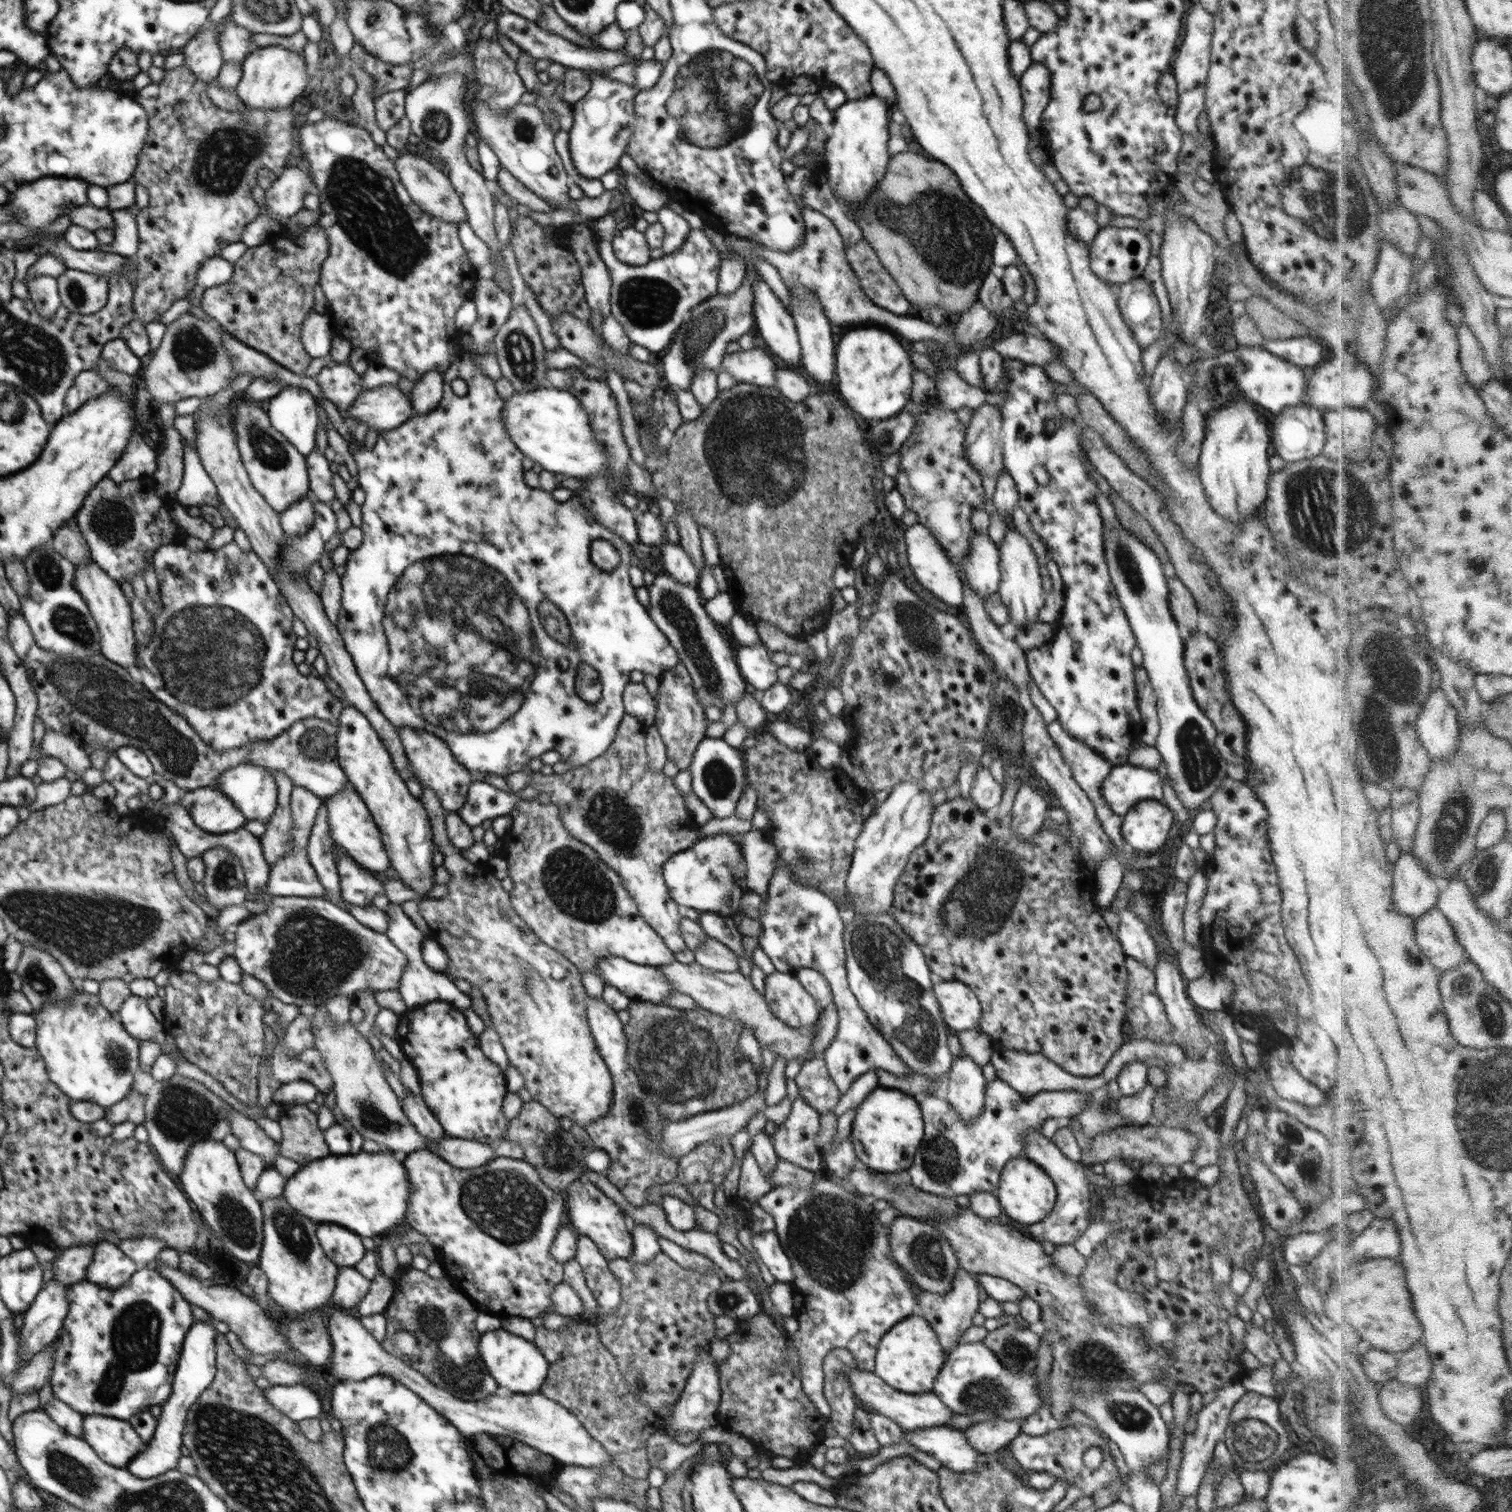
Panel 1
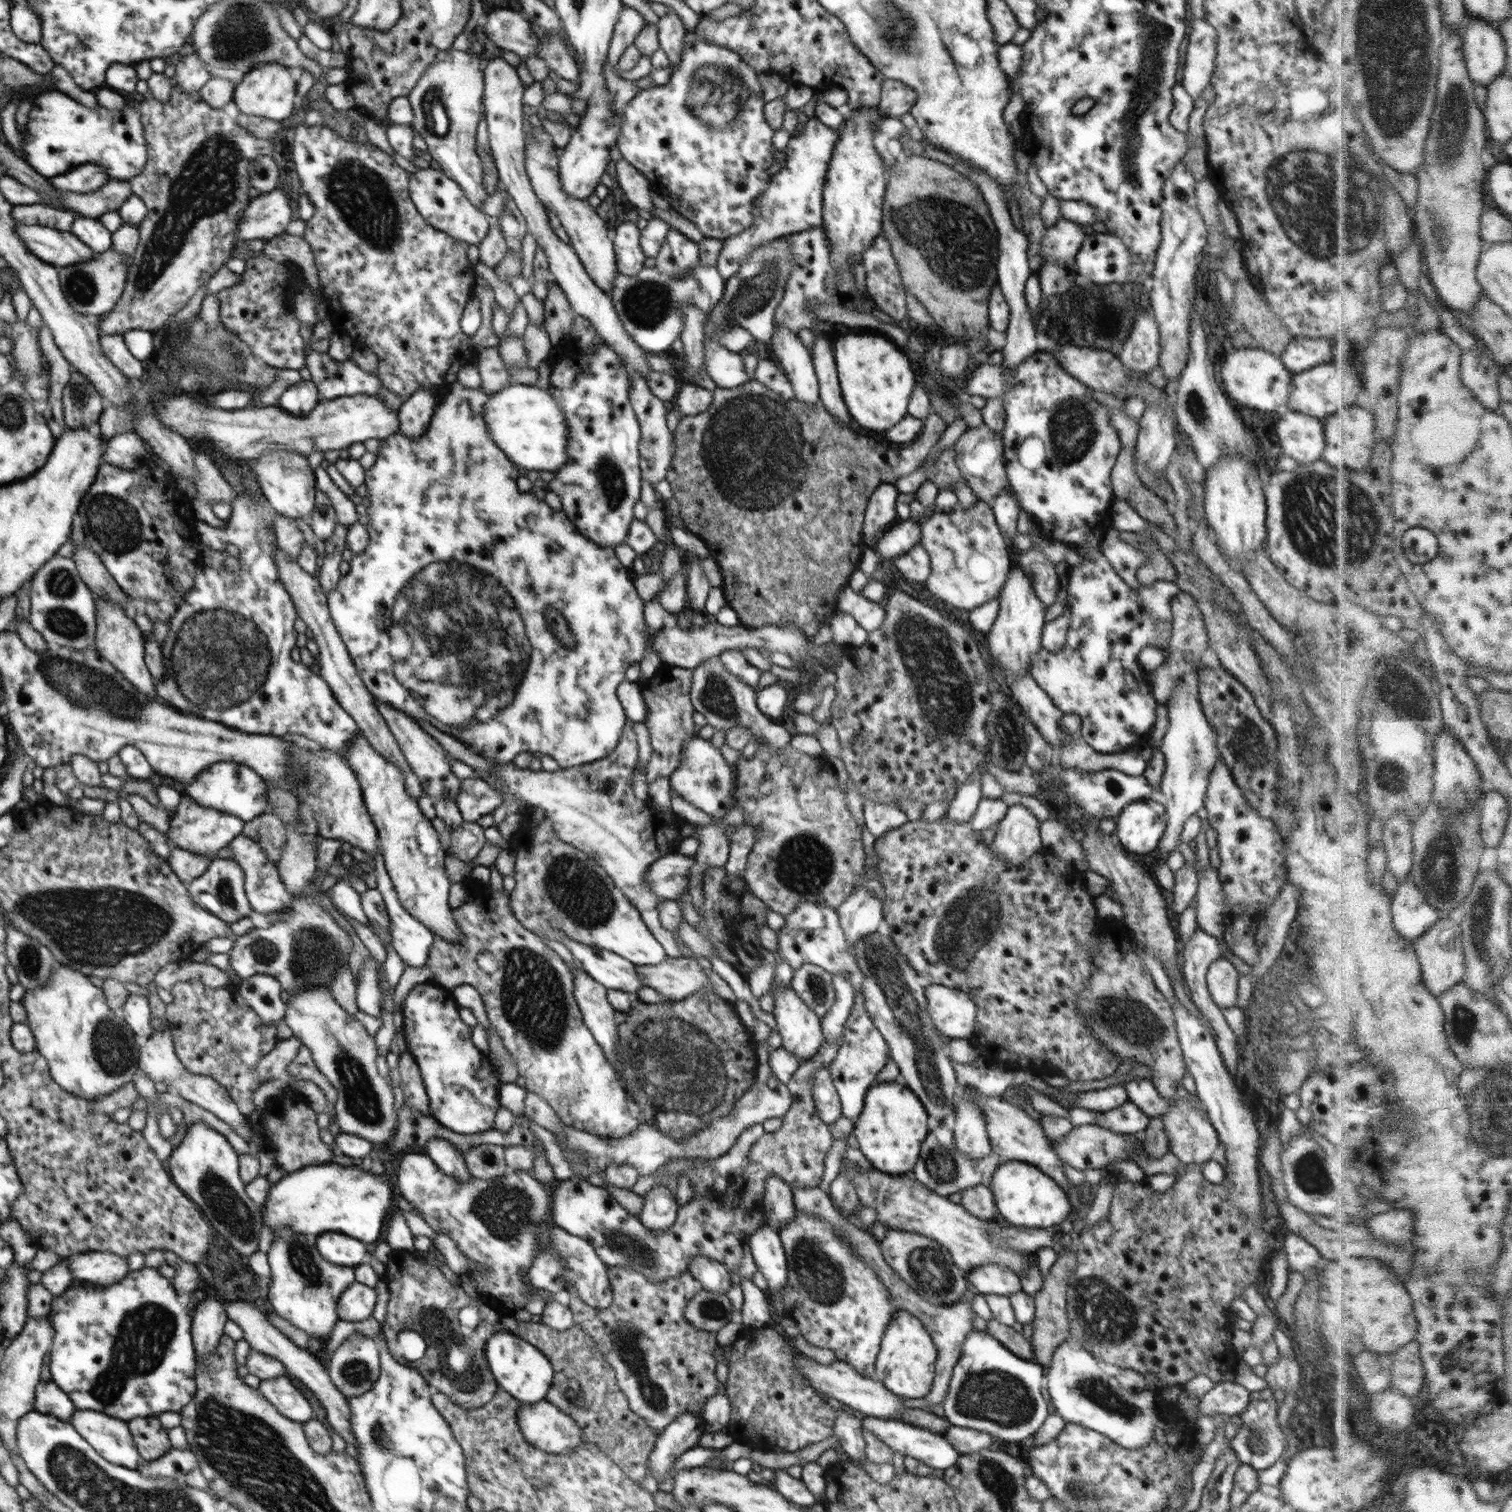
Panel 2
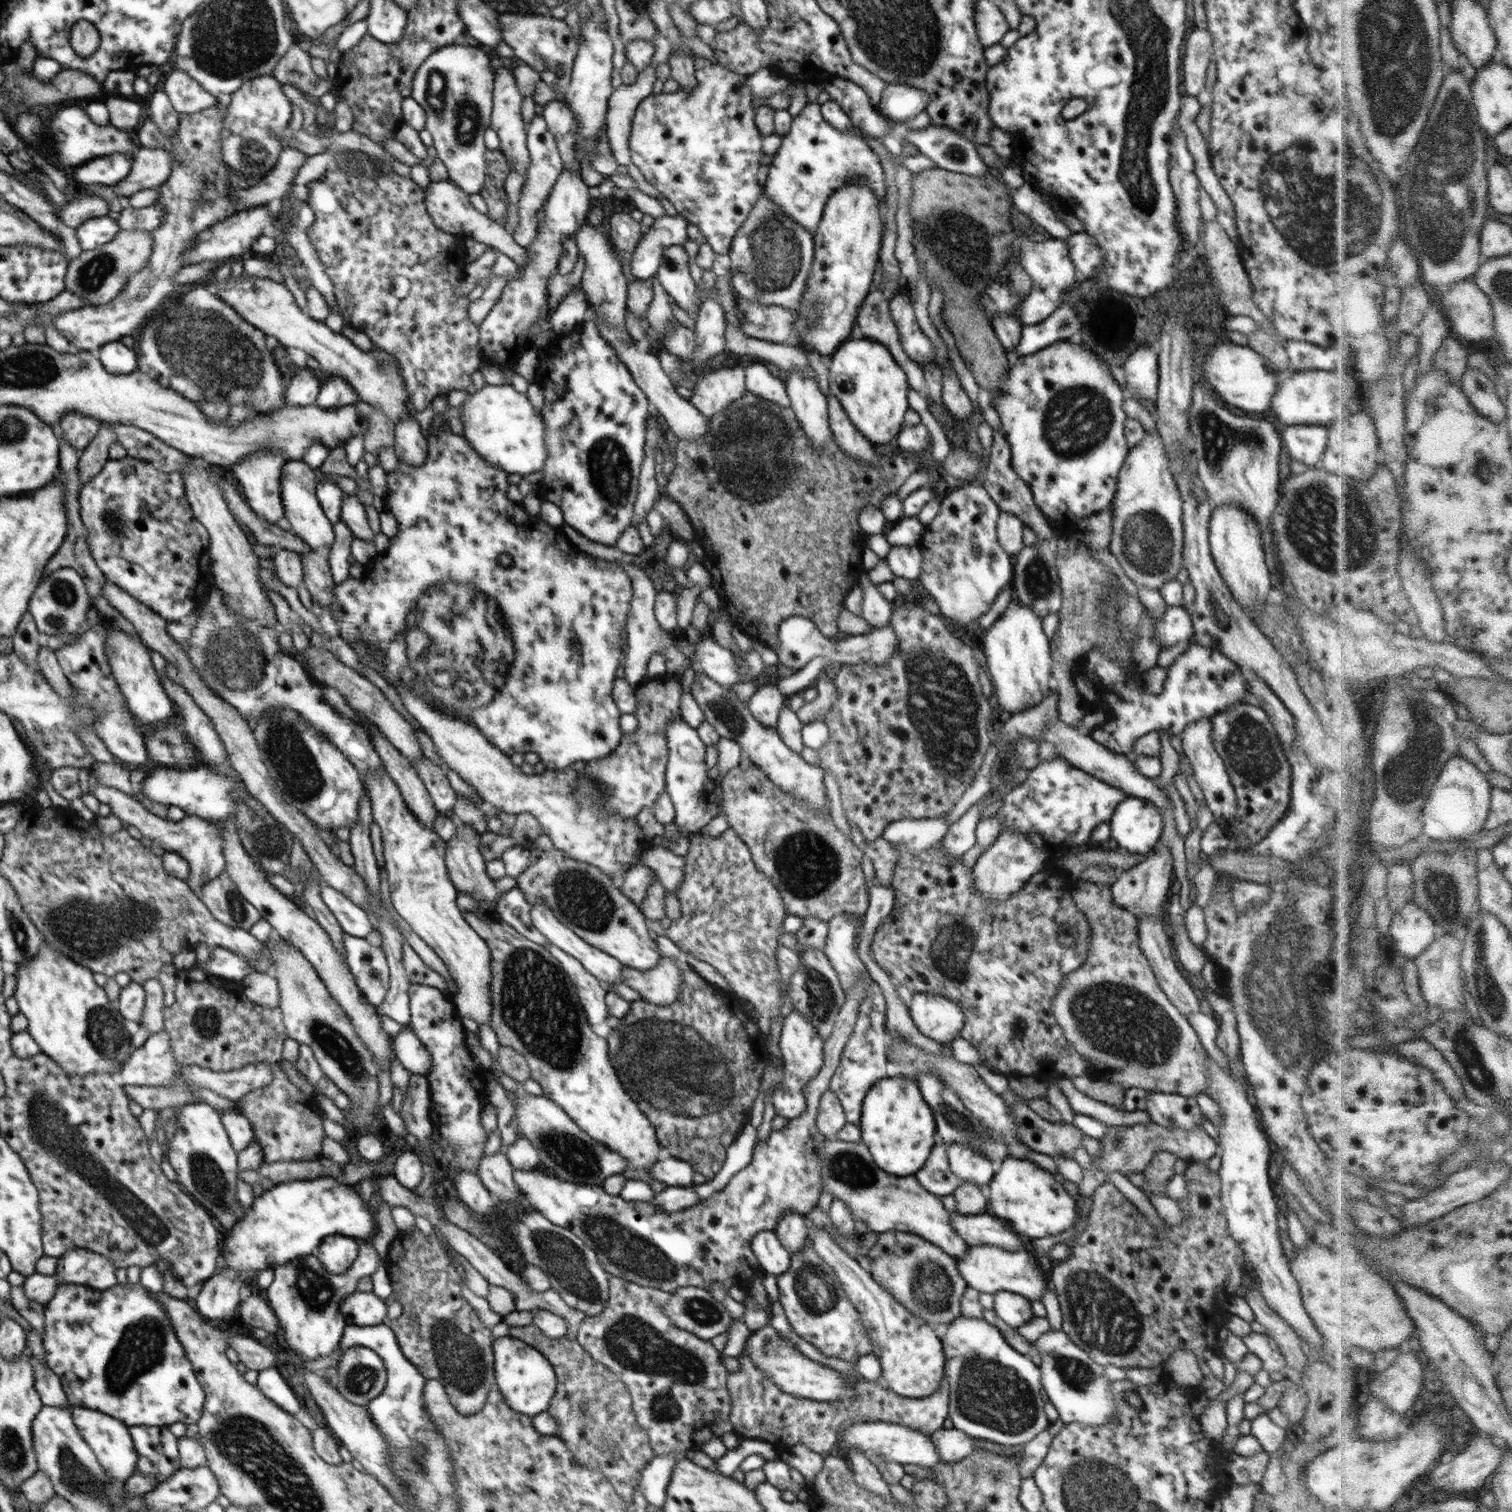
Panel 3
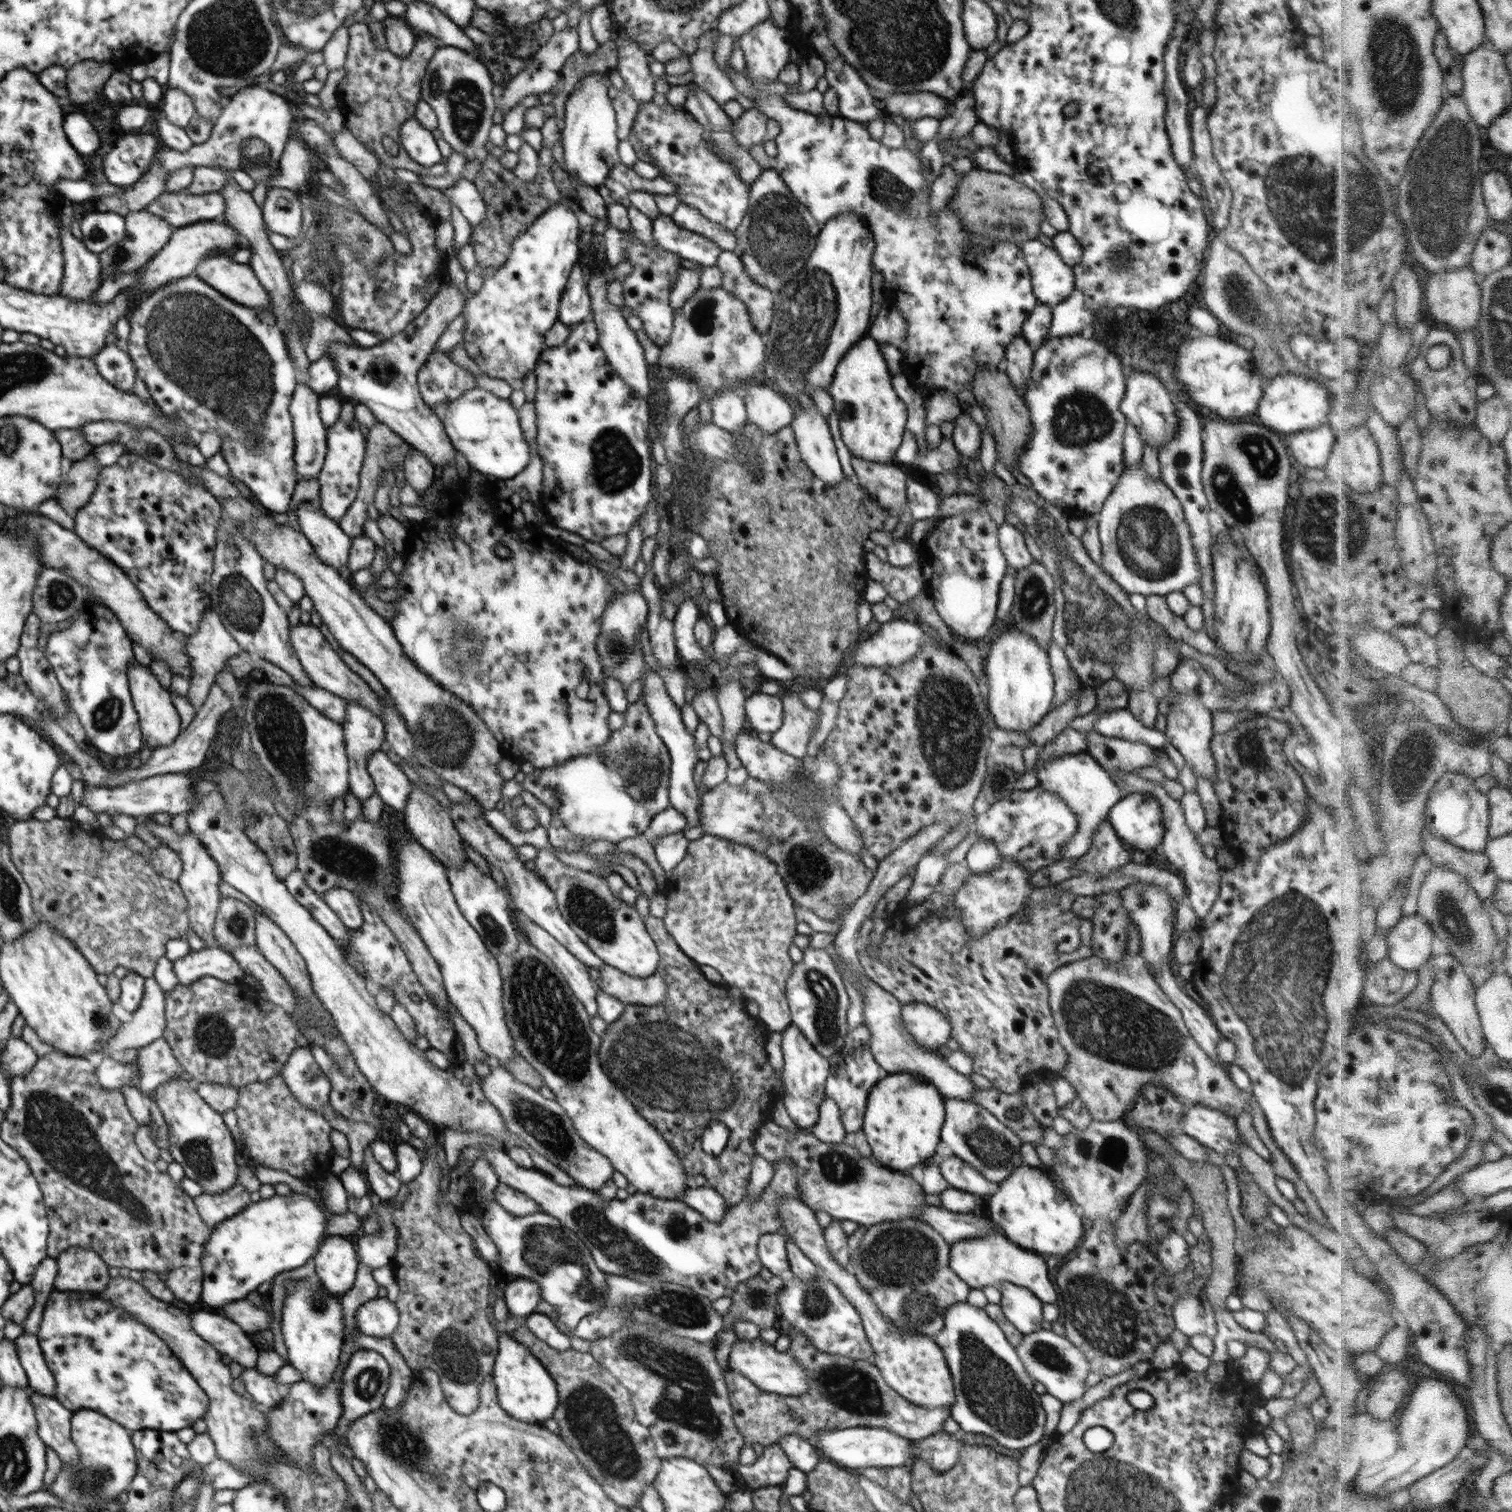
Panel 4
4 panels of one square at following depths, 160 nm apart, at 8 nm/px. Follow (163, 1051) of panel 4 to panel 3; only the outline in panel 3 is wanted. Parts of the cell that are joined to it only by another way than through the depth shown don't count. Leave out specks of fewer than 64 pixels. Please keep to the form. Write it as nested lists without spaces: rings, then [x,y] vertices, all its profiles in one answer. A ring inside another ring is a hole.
[[[180,1065],[182,1079],[196,1087],[204,1087],[220,1096],[238,1102],[251,1090],[270,1086],[274,1082],[272,1065],[247,1065],[238,1071],[224,1073],[212,1072],[211,1069],[197,1066]]]

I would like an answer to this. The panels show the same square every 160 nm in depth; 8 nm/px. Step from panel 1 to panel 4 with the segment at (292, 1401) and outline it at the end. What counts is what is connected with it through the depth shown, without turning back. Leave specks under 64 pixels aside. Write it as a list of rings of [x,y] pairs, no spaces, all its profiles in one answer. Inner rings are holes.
[[[245,1368],[239,1375],[252,1402],[269,1410],[276,1406],[285,1394],[285,1388],[276,1384],[273,1375],[264,1375],[256,1368]]]

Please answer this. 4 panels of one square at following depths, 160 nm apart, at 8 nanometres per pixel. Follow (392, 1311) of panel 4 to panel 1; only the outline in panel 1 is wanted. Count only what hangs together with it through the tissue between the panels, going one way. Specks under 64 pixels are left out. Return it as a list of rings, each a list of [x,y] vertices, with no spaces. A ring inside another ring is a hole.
[[[354,1266],[340,1267],[330,1305],[346,1311],[356,1311],[359,1302],[368,1294],[371,1281]]]

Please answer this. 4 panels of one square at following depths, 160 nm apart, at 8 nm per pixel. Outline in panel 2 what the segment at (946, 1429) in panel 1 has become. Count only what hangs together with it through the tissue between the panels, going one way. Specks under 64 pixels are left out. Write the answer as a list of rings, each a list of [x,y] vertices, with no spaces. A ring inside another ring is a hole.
[[[865,1417],[861,1420],[861,1426],[867,1428],[876,1438],[885,1442],[892,1450],[903,1454],[904,1456],[912,1456],[920,1462],[924,1462],[926,1466],[931,1466],[936,1470],[946,1470],[954,1467],[961,1454],[947,1441],[942,1434],[934,1433],[928,1429],[904,1423],[896,1419],[886,1420],[874,1417]]]

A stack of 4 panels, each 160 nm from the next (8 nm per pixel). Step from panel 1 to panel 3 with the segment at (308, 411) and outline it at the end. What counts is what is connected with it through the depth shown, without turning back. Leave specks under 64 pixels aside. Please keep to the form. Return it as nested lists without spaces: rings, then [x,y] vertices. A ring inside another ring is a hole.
[[[298,370],[292,377],[285,394],[288,405],[312,405],[320,392],[320,371]]]

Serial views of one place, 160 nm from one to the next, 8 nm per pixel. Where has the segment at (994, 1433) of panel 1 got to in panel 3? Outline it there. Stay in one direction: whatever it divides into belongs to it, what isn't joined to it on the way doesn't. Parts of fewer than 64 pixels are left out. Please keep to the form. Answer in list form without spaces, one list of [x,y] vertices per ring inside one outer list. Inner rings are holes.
[[[942,1427],[932,1432],[929,1437],[944,1463],[956,1463],[976,1449],[974,1438],[955,1427],[951,1429]]]

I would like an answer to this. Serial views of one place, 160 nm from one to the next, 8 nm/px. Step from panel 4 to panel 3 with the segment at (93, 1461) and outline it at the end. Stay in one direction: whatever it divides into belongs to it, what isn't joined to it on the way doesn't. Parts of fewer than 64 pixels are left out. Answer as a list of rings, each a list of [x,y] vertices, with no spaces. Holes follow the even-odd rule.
[[[73,1407],[71,1412],[76,1412],[76,1424],[80,1424],[80,1432],[84,1432],[84,1436],[88,1436],[88,1444],[92,1444],[92,1449],[103,1469],[111,1478],[128,1480],[137,1470],[138,1458],[129,1426],[116,1417],[106,1416],[96,1409]]]

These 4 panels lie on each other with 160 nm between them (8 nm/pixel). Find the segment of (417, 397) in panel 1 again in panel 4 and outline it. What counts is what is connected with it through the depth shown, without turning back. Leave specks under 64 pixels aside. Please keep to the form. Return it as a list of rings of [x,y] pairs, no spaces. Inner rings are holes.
[[[411,446],[409,454],[405,456],[401,475],[418,494],[422,494],[428,490],[435,479],[434,469],[435,467],[424,453]]]

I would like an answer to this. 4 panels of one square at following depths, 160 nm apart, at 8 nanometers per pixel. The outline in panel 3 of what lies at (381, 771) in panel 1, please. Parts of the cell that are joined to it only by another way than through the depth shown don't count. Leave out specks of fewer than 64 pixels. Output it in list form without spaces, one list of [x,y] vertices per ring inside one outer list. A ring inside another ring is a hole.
[[[371,772],[362,776],[364,788],[369,792],[372,803],[373,822],[381,828],[385,869],[388,874],[388,884],[391,901],[396,912],[408,922],[408,926],[436,952],[446,965],[451,979],[457,988],[457,993],[451,997],[452,1003],[460,1017],[465,1016],[480,1024],[491,1022],[491,950],[486,941],[464,920],[463,911],[456,905],[458,896],[455,884],[450,880],[445,865],[445,842],[432,828],[426,828],[413,815],[402,798],[398,785],[383,772]]]

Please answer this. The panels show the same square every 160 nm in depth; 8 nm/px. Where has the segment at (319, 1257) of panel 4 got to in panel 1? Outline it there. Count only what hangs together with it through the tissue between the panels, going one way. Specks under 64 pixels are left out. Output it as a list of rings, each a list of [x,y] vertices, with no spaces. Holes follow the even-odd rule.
[[[317,1223],[317,1236],[326,1256],[339,1267],[358,1264],[366,1250],[362,1237],[338,1224]]]

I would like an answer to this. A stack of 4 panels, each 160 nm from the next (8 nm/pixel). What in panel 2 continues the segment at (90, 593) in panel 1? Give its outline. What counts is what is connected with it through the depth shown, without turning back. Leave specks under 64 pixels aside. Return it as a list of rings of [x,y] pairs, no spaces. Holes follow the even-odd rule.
[[[96,597],[98,606],[99,634],[96,636],[96,648],[102,658],[120,672],[120,674],[129,680],[136,688],[136,691],[146,699],[158,700],[156,694],[155,679],[150,674],[145,663],[145,638],[142,638],[142,632],[134,621],[129,620],[120,605],[114,601],[106,601],[102,597]]]

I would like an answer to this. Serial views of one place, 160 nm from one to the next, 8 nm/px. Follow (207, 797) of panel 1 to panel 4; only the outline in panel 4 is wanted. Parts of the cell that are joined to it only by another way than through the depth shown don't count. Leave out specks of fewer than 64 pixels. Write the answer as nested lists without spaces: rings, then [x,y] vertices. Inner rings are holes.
[[[136,816],[136,818],[137,824],[145,824],[152,831],[152,834],[161,841],[161,846],[167,846],[167,848],[175,850],[183,860],[183,871],[178,877],[177,883],[180,885],[188,901],[189,928],[194,930],[204,940],[207,947],[218,946],[213,933],[213,926],[221,899],[218,884],[222,880],[216,861],[191,832],[187,831],[184,834],[179,834],[171,825],[160,825],[156,821],[152,821],[148,816]]]

